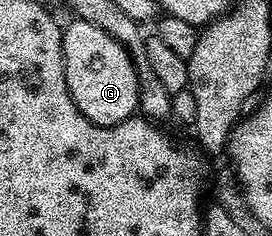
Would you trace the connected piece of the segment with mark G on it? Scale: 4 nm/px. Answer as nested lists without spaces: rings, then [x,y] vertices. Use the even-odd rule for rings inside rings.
[[[78,18],[72,22],[61,32],[61,48],[67,89],[79,113],[100,127],[113,127],[124,119],[134,118],[138,110],[139,81],[132,57],[103,29],[95,29],[95,25]]]

